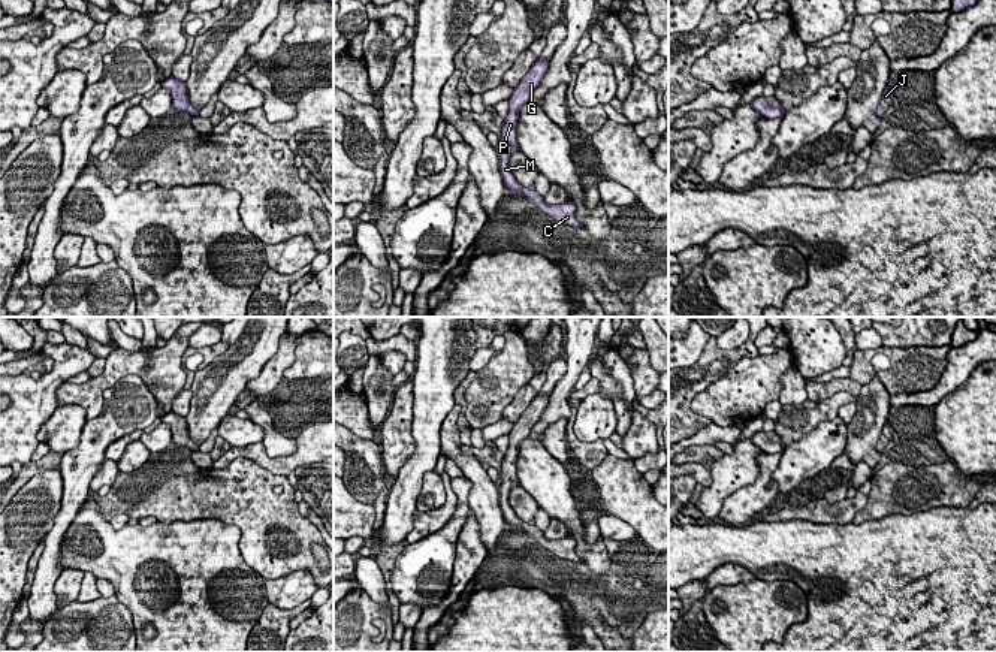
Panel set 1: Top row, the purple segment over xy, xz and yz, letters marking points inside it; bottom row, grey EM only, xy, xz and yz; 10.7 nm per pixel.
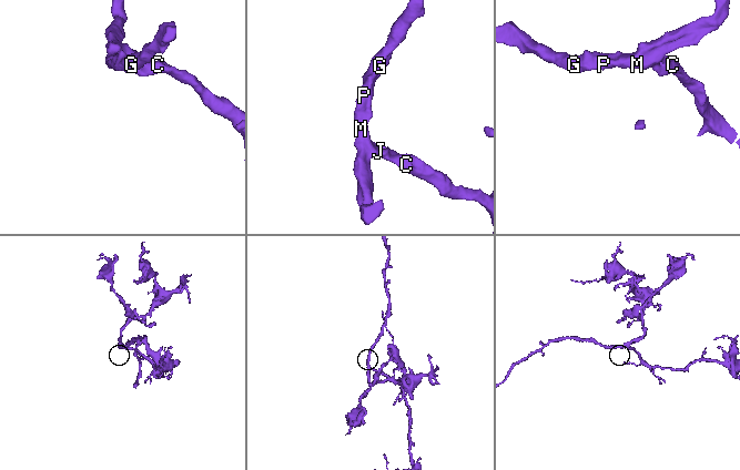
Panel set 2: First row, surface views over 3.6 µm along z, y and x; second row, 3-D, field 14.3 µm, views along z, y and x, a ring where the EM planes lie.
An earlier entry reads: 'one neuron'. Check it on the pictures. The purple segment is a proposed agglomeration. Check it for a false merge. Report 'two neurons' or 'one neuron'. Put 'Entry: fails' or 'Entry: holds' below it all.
one neuron
Entry: holds

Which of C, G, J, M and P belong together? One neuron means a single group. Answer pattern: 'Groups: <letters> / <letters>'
Groups: C G J M P

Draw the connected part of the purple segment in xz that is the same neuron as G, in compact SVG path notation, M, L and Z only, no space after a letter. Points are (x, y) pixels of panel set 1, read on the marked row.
M538 60L532 64L532 67L528 70L528 73L523 76L523 79L519 82L519 85L514 88L513 94L508 97L508 112L504 118L504 126L501 129L501 138L499 138L499 172L504 179L504 185L510 190L520 193L526 196L528 199L534 200L538 199L538 209L541 209L544 214L550 215L561 224L568 224L573 227L583 227L582 223L576 218L576 206L571 202L565 202L561 205L547 205L535 190L528 190L522 187L513 173L510 172L508 162L510 156L514 151L519 151L517 139L516 139L516 126L519 120L519 111L520 108L529 102L529 97L532 91L538 87L541 82L544 73L549 69L549 61Z

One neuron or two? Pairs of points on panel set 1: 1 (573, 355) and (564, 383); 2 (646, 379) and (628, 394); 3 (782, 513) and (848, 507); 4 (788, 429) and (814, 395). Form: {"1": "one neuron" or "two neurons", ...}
{"1": "one neuron", "2": "two neurons", "3": "one neuron", "4": "two neurons"}

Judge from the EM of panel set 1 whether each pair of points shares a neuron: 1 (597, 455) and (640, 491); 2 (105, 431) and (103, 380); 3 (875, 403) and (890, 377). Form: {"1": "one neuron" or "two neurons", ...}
{"1": "two neurons", "2": "two neurons", "3": "two neurons"}

